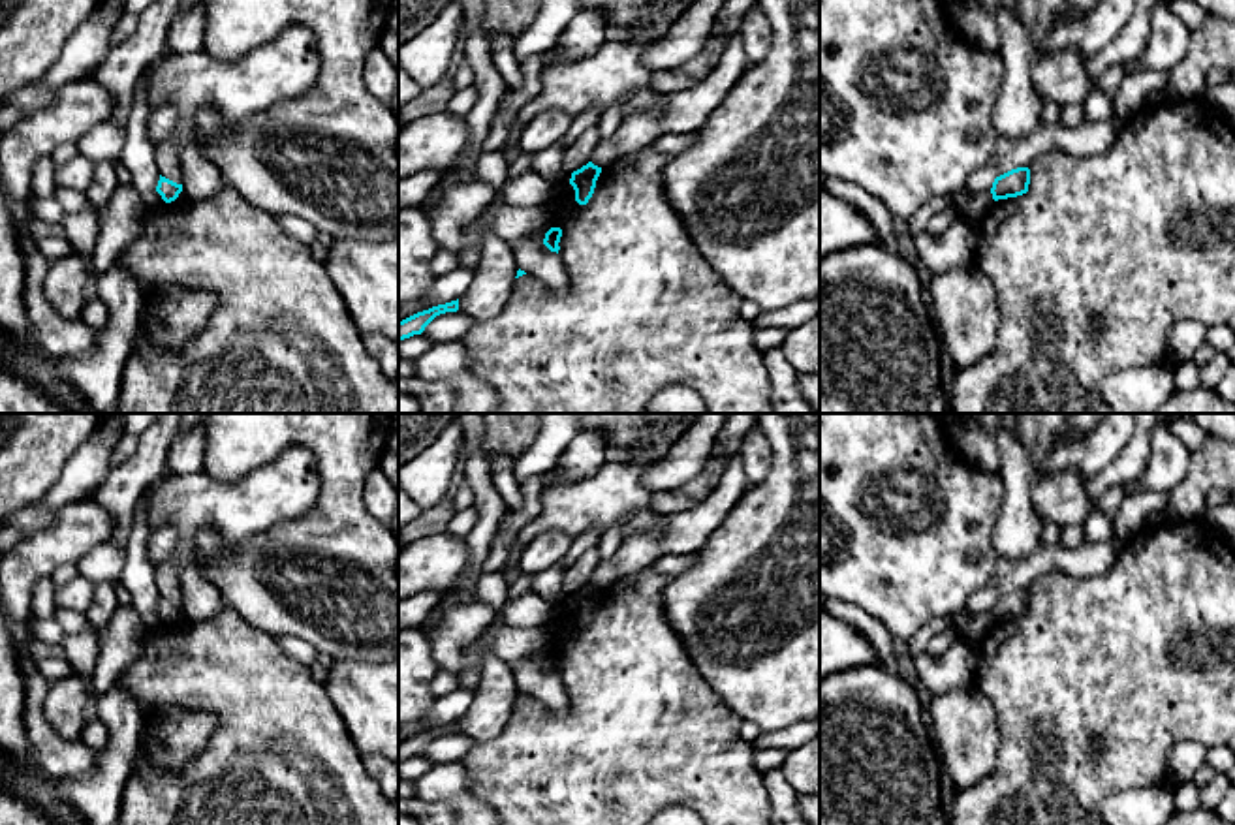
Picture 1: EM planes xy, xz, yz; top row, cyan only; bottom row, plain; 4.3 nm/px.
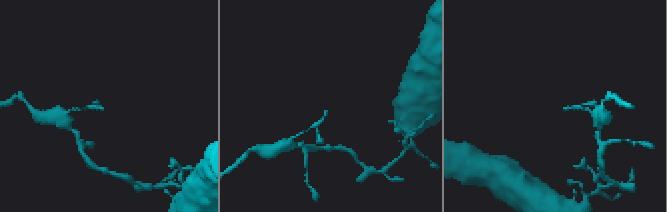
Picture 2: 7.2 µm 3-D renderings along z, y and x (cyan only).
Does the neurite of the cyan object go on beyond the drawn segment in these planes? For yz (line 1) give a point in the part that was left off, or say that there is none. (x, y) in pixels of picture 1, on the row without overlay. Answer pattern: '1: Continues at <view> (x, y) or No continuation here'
1: No continuation here

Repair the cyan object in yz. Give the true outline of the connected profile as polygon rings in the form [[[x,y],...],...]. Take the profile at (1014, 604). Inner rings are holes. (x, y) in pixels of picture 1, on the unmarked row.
[[[1017,588],[996,598],[993,603],[991,615],[994,622],[1017,618],[1028,613],[1028,605],[1030,605],[1030,590]]]

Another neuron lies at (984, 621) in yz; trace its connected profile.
[[[979,613],[974,616],[972,624],[968,626],[968,630],[959,635],[974,645],[977,645],[985,633],[989,631],[989,628],[994,624],[993,615],[991,613]]]

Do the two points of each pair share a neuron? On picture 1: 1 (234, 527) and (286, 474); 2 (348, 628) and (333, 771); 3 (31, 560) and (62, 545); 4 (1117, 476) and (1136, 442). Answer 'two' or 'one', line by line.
1: one
2: two
3: one
4: one

